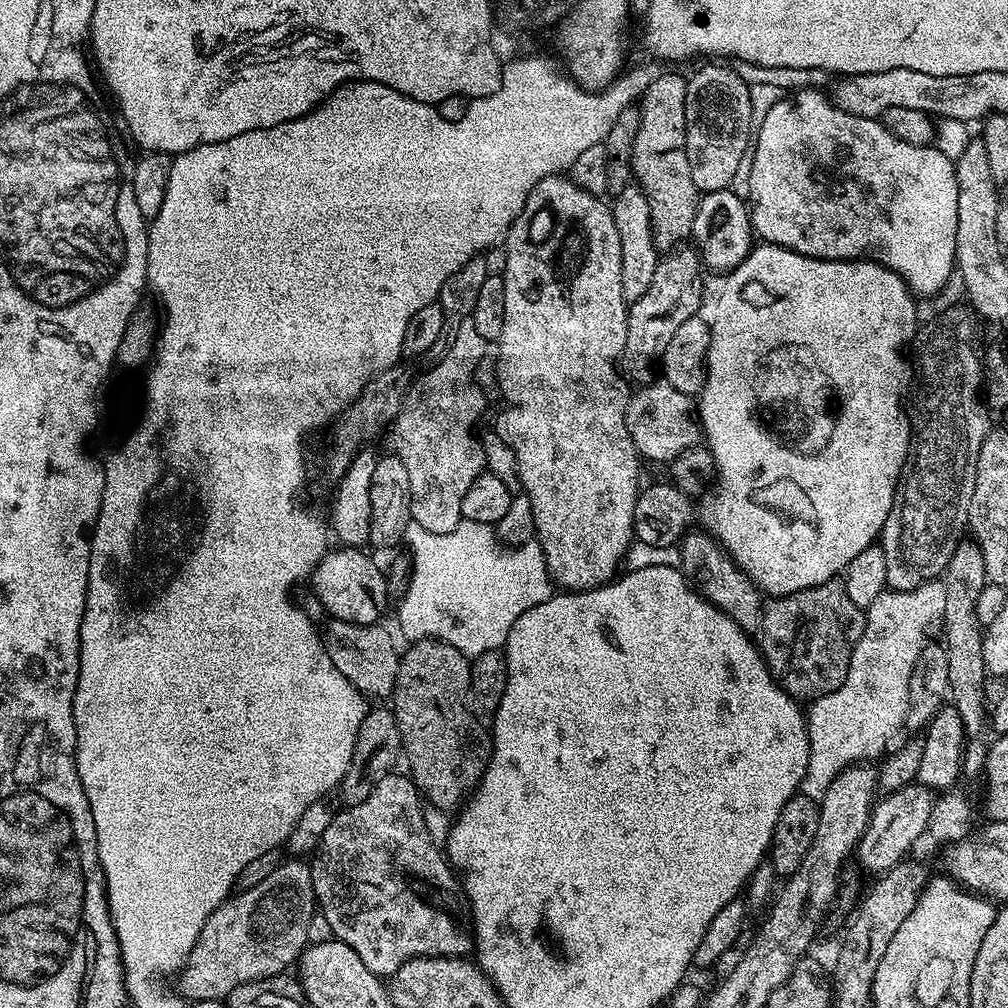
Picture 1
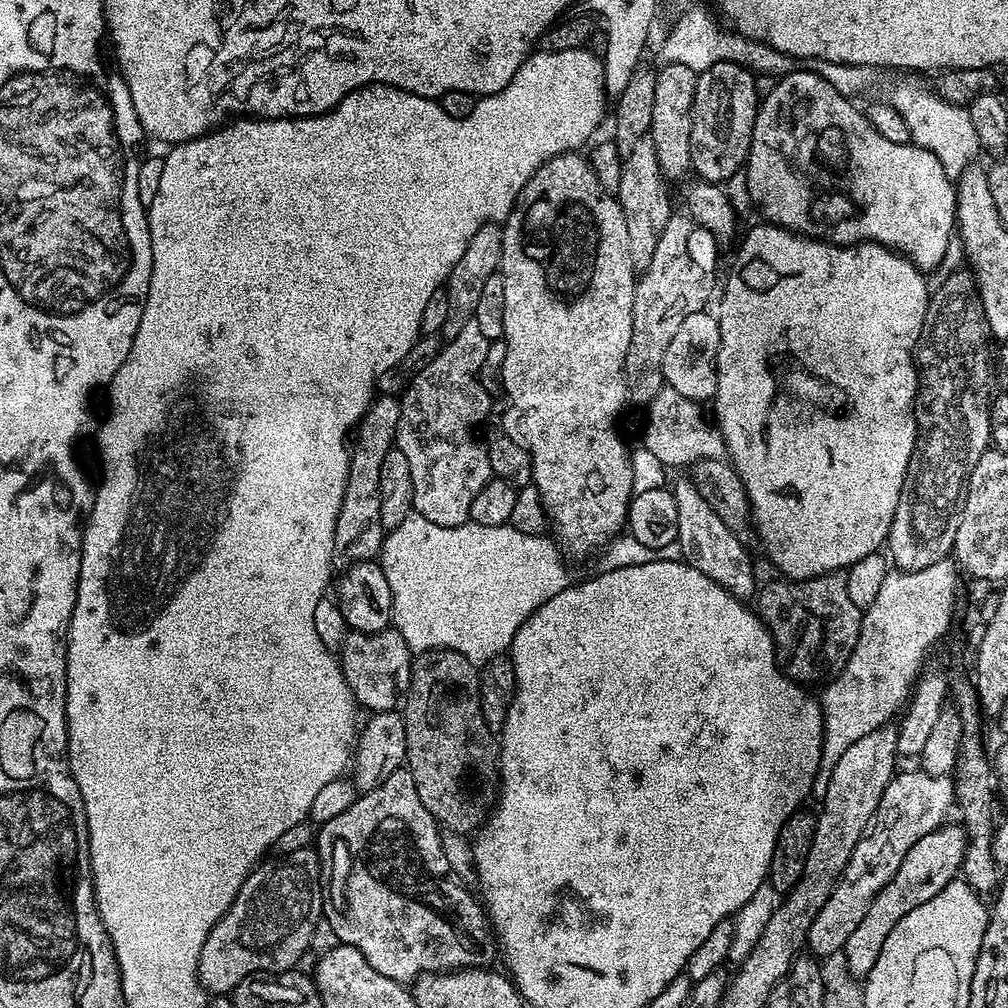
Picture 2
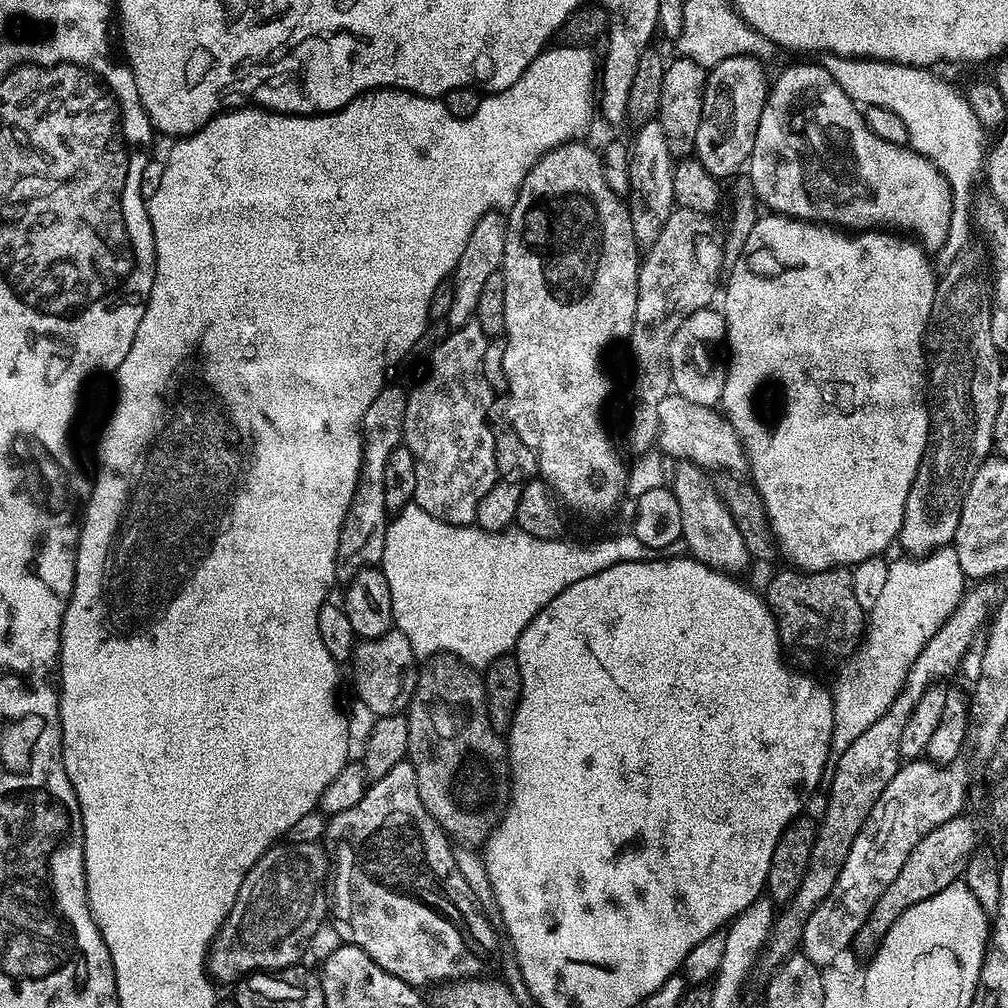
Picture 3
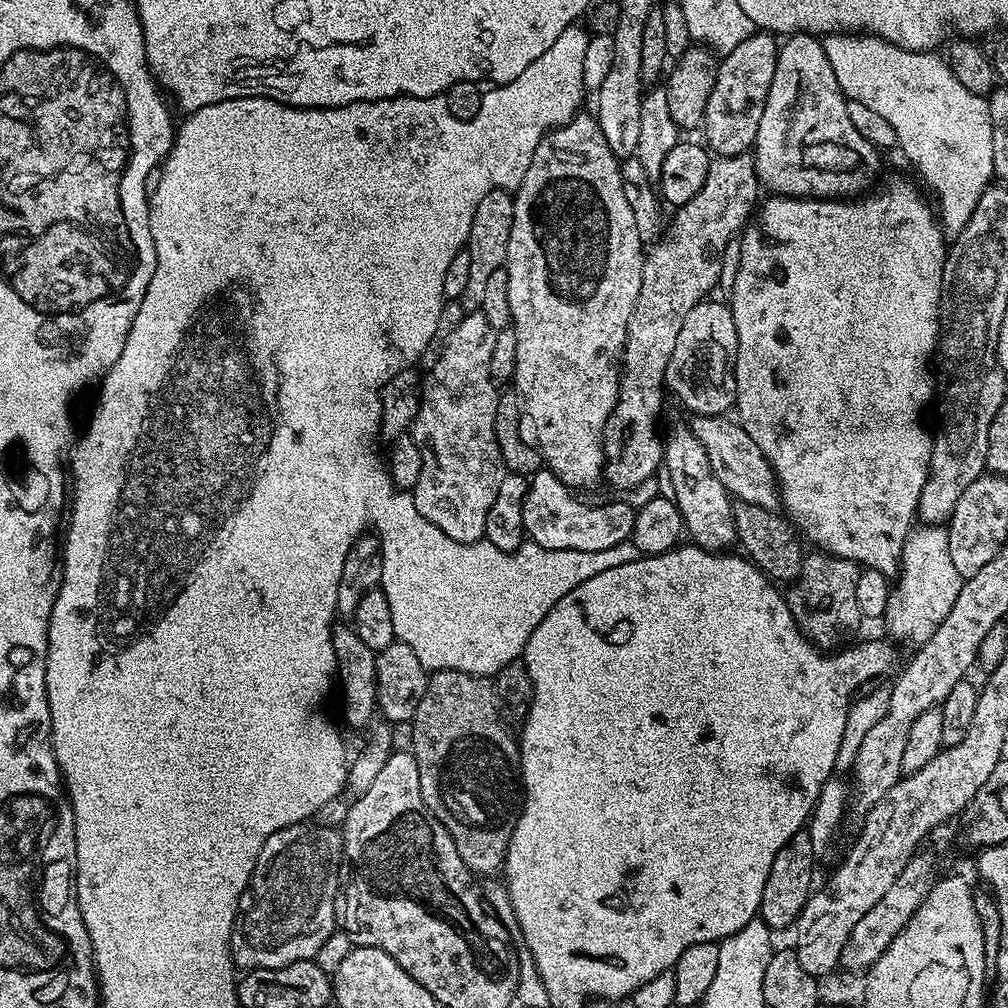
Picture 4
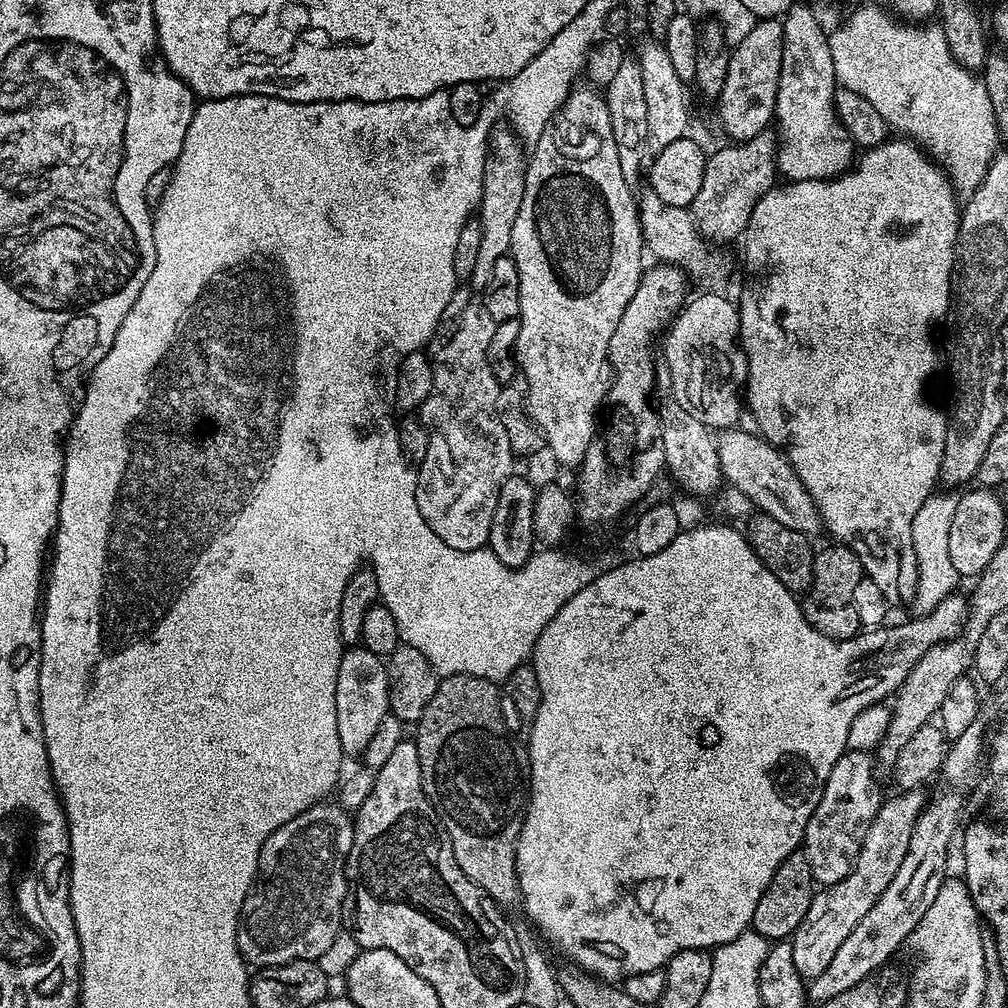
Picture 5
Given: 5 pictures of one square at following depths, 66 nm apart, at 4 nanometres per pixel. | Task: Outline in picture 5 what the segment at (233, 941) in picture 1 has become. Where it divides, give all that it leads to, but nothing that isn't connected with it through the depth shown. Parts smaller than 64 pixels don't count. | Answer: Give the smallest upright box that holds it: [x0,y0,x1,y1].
[236,802,354,968]

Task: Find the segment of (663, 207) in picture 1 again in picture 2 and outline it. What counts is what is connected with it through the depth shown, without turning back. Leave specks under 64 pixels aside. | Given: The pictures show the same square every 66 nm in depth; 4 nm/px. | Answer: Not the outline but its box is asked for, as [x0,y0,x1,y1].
[650,64,698,181]

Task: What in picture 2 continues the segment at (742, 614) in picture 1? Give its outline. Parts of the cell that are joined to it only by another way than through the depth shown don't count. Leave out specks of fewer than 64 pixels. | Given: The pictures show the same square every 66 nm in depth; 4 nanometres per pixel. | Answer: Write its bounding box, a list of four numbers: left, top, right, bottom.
[671,479,758,601]

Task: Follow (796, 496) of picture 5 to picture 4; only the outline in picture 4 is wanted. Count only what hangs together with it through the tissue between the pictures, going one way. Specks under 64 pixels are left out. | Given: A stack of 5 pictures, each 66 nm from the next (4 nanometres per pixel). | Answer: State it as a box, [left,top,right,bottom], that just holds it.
[690,415,781,512]

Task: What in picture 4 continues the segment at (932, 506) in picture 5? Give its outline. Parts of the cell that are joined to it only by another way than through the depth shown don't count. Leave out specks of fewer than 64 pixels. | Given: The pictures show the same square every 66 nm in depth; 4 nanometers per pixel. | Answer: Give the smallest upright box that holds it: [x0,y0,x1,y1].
[882,524,965,646]

